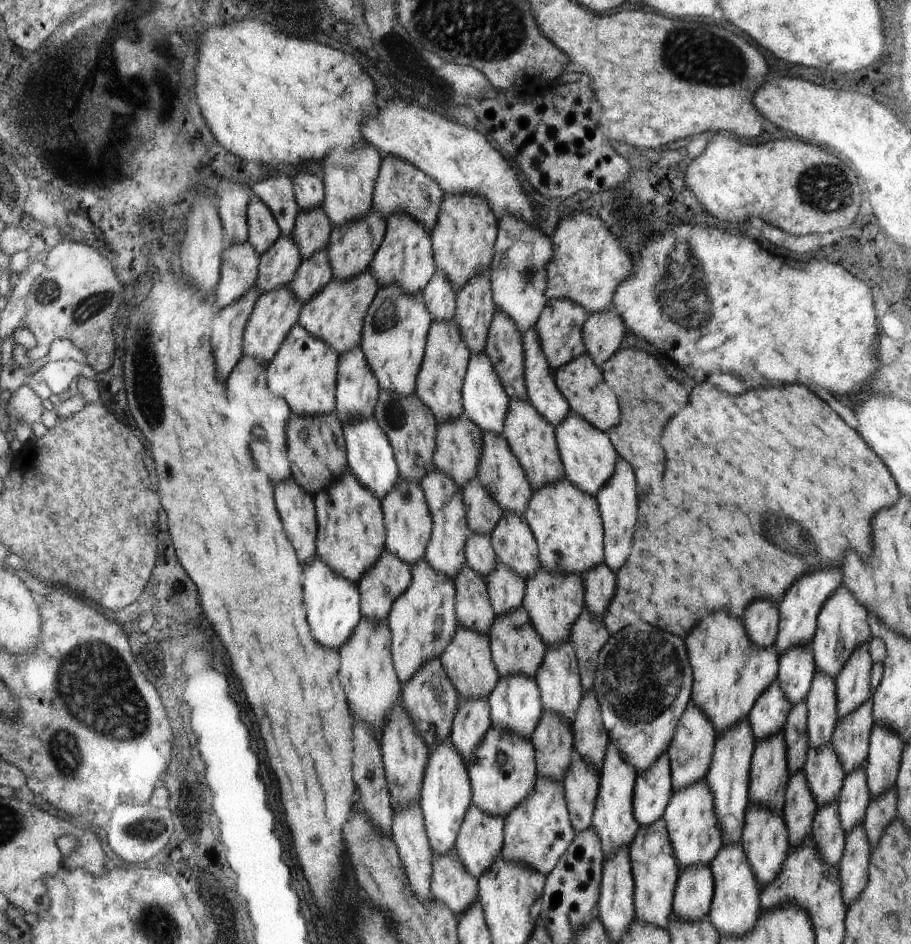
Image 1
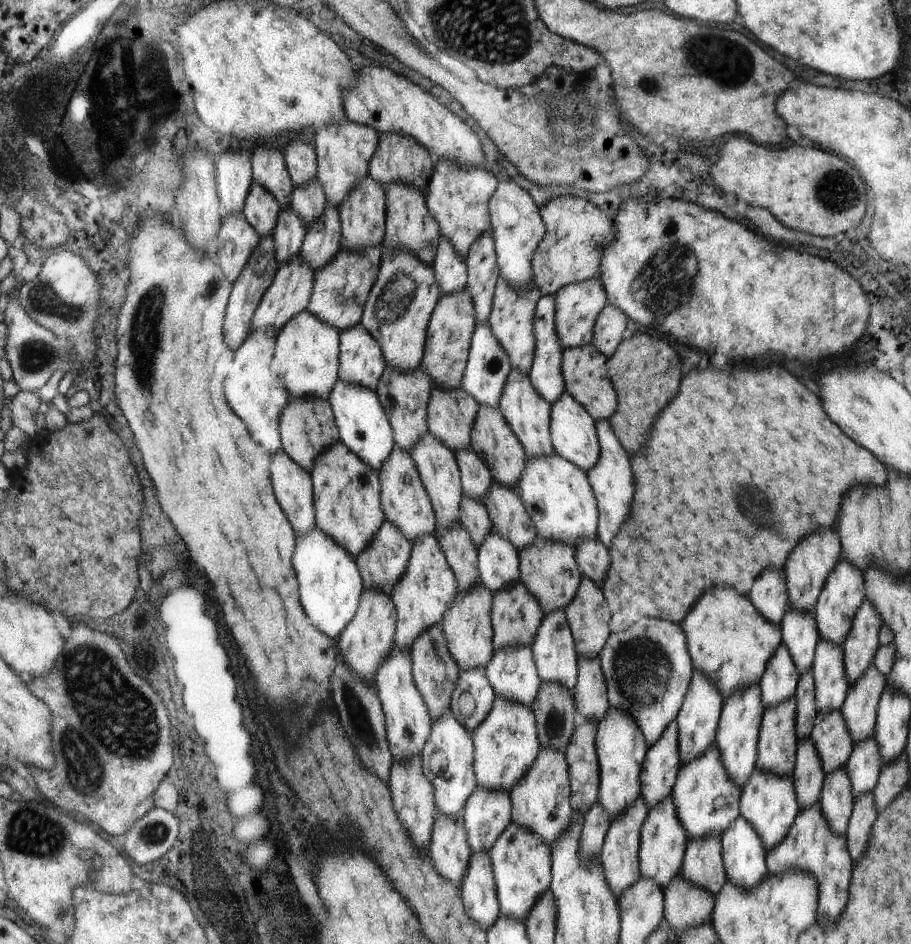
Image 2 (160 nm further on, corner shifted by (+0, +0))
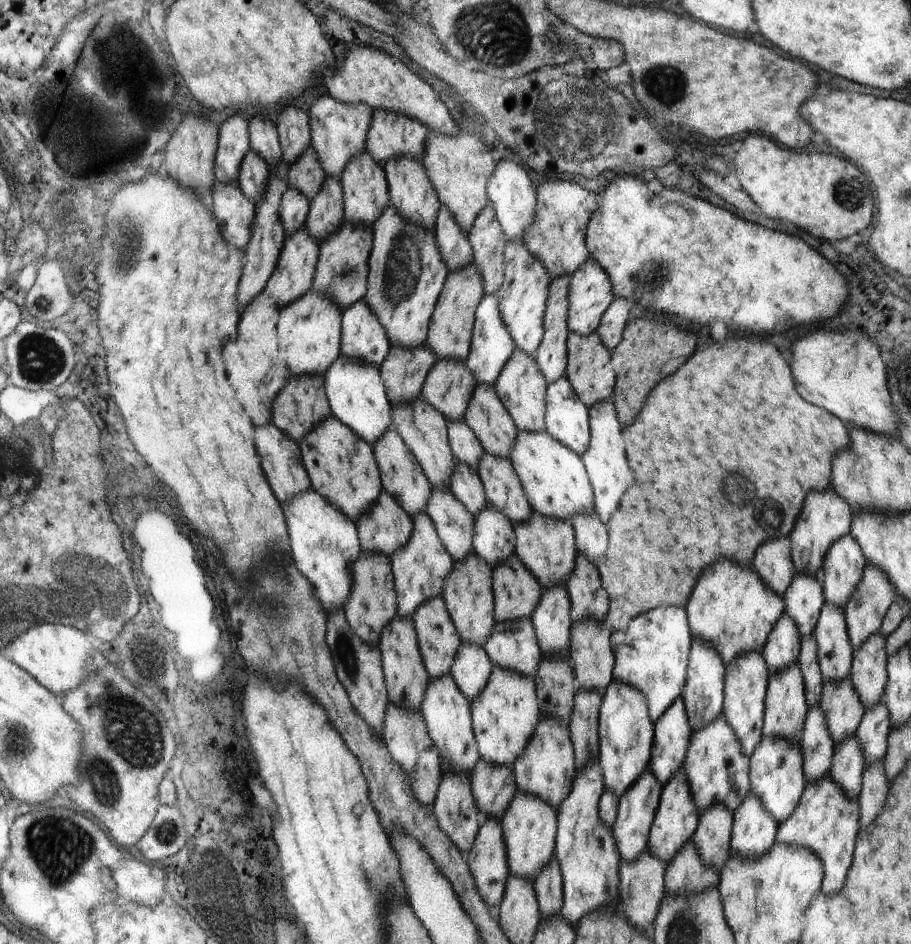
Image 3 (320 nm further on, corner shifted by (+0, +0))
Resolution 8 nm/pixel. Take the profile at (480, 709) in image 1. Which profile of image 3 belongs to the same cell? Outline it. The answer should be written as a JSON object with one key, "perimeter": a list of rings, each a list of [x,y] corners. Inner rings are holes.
{"perimeter":[[[462,642],[450,674],[460,692],[471,702],[471,700],[478,699],[478,696],[486,690],[493,668],[494,665],[484,647]]]}

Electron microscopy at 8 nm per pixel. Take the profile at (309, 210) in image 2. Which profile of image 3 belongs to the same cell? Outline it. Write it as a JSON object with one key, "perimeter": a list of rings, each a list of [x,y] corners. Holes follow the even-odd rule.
{"perimeter":[[[311,144],[295,161],[289,164],[287,183],[290,189],[304,193],[309,202],[315,199],[324,179],[325,172]]]}

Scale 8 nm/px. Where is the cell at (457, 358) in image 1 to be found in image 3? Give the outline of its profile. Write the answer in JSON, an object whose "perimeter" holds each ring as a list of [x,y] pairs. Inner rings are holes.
{"perimeter":[[[473,262],[464,265],[463,269],[450,271],[442,296],[436,303],[434,314],[431,316],[430,331],[426,340],[427,345],[435,350],[438,359],[466,362],[474,336],[475,315],[485,294],[483,276]]]}

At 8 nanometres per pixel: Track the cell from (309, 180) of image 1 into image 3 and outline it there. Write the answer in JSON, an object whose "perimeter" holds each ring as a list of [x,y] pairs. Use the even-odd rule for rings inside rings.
{"perimeter":[[[285,108],[276,120],[282,156],[288,164],[295,161],[311,144],[309,116],[299,108]]]}

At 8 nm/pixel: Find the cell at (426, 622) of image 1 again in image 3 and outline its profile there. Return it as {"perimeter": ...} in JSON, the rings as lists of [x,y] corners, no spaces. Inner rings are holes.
{"perimeter":[[[419,512],[412,520],[414,520],[414,528],[408,544],[398,554],[390,556],[397,596],[397,614],[409,619],[424,603],[442,595],[445,582],[454,571],[454,558],[440,540],[438,529],[431,517],[427,513]]]}

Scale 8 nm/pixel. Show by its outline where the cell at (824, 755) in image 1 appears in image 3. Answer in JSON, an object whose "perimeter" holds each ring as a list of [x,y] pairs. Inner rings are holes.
{"perimeter":[[[850,676],[841,681],[823,683],[819,705],[827,716],[835,743],[855,734],[865,711]]]}

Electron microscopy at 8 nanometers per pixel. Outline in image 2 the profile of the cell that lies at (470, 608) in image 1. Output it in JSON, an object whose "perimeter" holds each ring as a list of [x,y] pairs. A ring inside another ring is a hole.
{"perimeter":[[[458,520],[450,531],[439,536],[448,564],[454,570],[459,592],[464,594],[478,587],[478,548],[468,529]]]}

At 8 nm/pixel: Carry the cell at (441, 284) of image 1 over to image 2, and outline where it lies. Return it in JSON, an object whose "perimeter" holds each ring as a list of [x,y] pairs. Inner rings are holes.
{"perimeter":[[[444,236],[438,243],[432,265],[443,295],[460,292],[466,288],[468,282],[467,264]]]}

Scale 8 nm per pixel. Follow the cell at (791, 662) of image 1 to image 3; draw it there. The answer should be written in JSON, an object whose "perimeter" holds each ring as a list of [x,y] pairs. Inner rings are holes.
{"perimeter":[[[795,573],[787,586],[783,599],[786,613],[791,616],[802,636],[813,634],[825,600],[821,576],[812,573]]]}

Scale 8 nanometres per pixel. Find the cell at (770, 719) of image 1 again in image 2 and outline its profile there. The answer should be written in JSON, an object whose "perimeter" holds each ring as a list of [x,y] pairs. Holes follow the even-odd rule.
{"perimeter":[[[784,644],[774,651],[760,677],[762,698],[765,708],[782,702],[795,694],[797,689],[799,670],[791,659],[789,650]]]}

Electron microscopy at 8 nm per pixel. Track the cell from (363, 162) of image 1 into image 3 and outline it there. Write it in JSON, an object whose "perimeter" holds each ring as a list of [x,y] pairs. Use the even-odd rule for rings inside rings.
{"perimeter":[[[328,92],[314,100],[309,115],[311,145],[317,152],[326,176],[334,175],[340,178],[350,160],[364,150],[372,113],[373,109],[366,103],[343,103]]]}

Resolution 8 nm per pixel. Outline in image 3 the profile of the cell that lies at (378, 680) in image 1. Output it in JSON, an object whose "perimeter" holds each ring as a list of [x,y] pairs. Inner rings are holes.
{"perimeter":[[[362,548],[360,556],[355,560],[352,572],[354,582],[343,612],[349,627],[357,634],[357,637],[364,642],[376,645],[384,628],[394,620],[397,614],[397,596],[392,576],[391,557],[373,555],[373,552],[366,552]]]}

